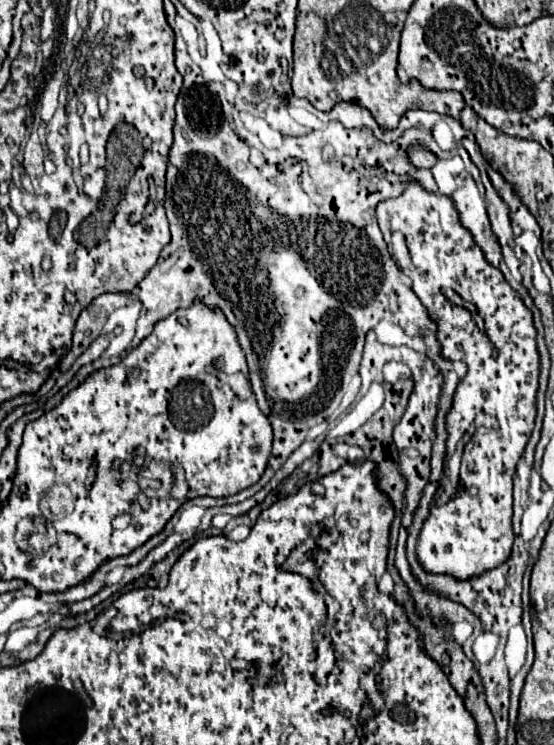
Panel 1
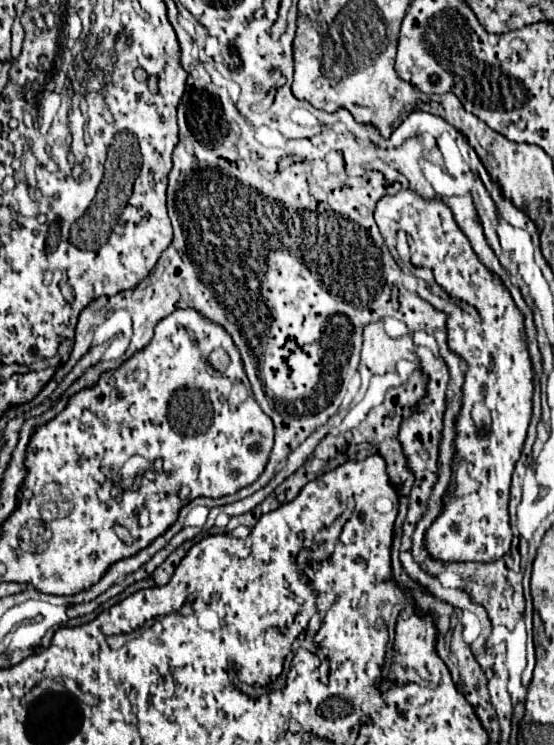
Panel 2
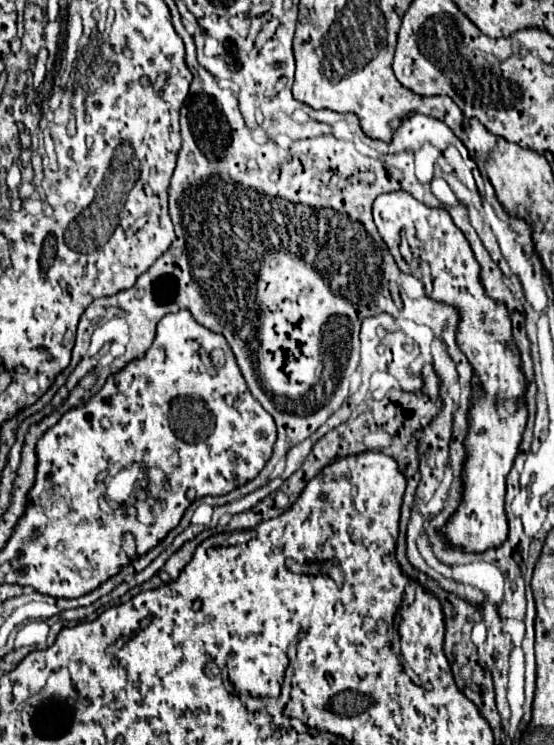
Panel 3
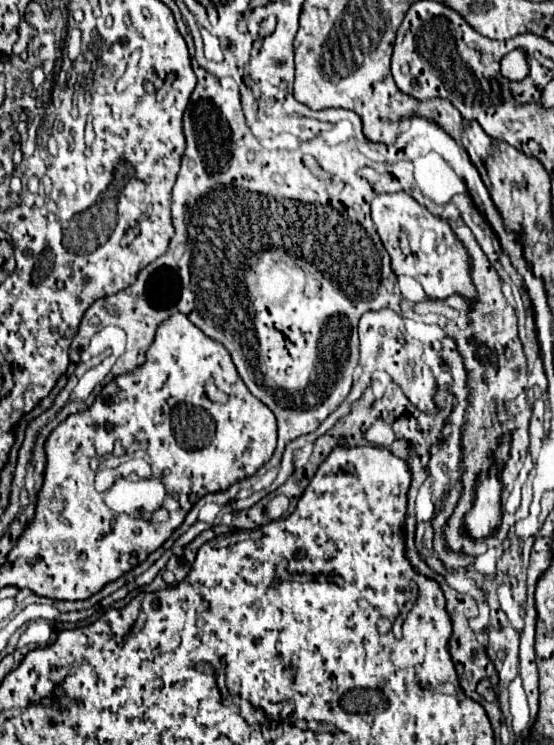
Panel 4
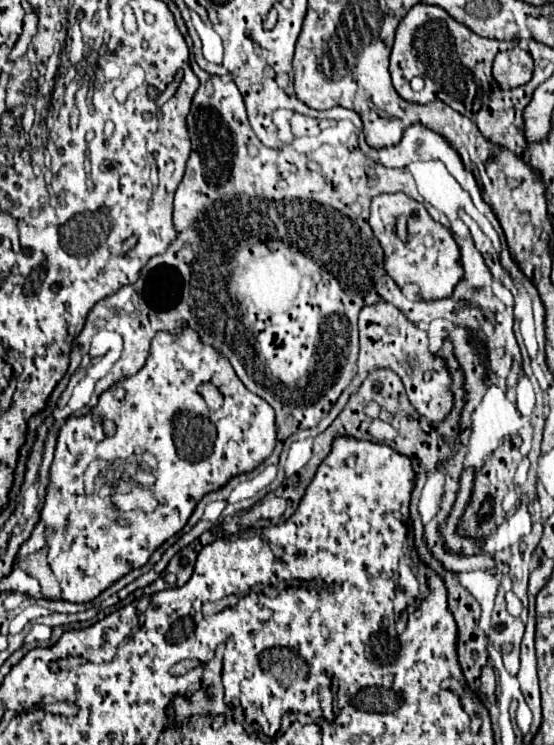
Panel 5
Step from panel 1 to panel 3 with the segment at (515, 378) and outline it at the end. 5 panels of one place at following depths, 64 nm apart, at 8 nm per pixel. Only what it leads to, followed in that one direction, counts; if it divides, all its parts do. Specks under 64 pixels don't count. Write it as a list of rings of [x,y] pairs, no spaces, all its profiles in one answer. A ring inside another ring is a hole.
[[[398,190],[390,194],[380,194],[374,200],[372,214],[376,216],[378,232],[392,252],[398,268],[402,272],[418,272],[420,266],[428,264],[432,282],[430,288],[426,288],[428,298],[452,304],[460,310],[458,346],[474,366],[472,384],[476,404],[470,410],[470,432],[464,442],[468,448],[464,500],[444,532],[452,544],[462,546],[468,552],[484,552],[488,548],[500,546],[508,536],[504,512],[506,476],[512,468],[526,426],[526,410],[520,404],[520,396],[524,392],[524,376],[520,372],[520,358],[510,344],[510,318],[504,306],[492,302],[486,296],[478,278],[480,266],[470,250],[470,244],[454,226],[446,210],[428,208],[412,198],[408,192]],[[402,230],[406,230],[406,238],[414,254],[412,264],[408,264],[398,250]]]

